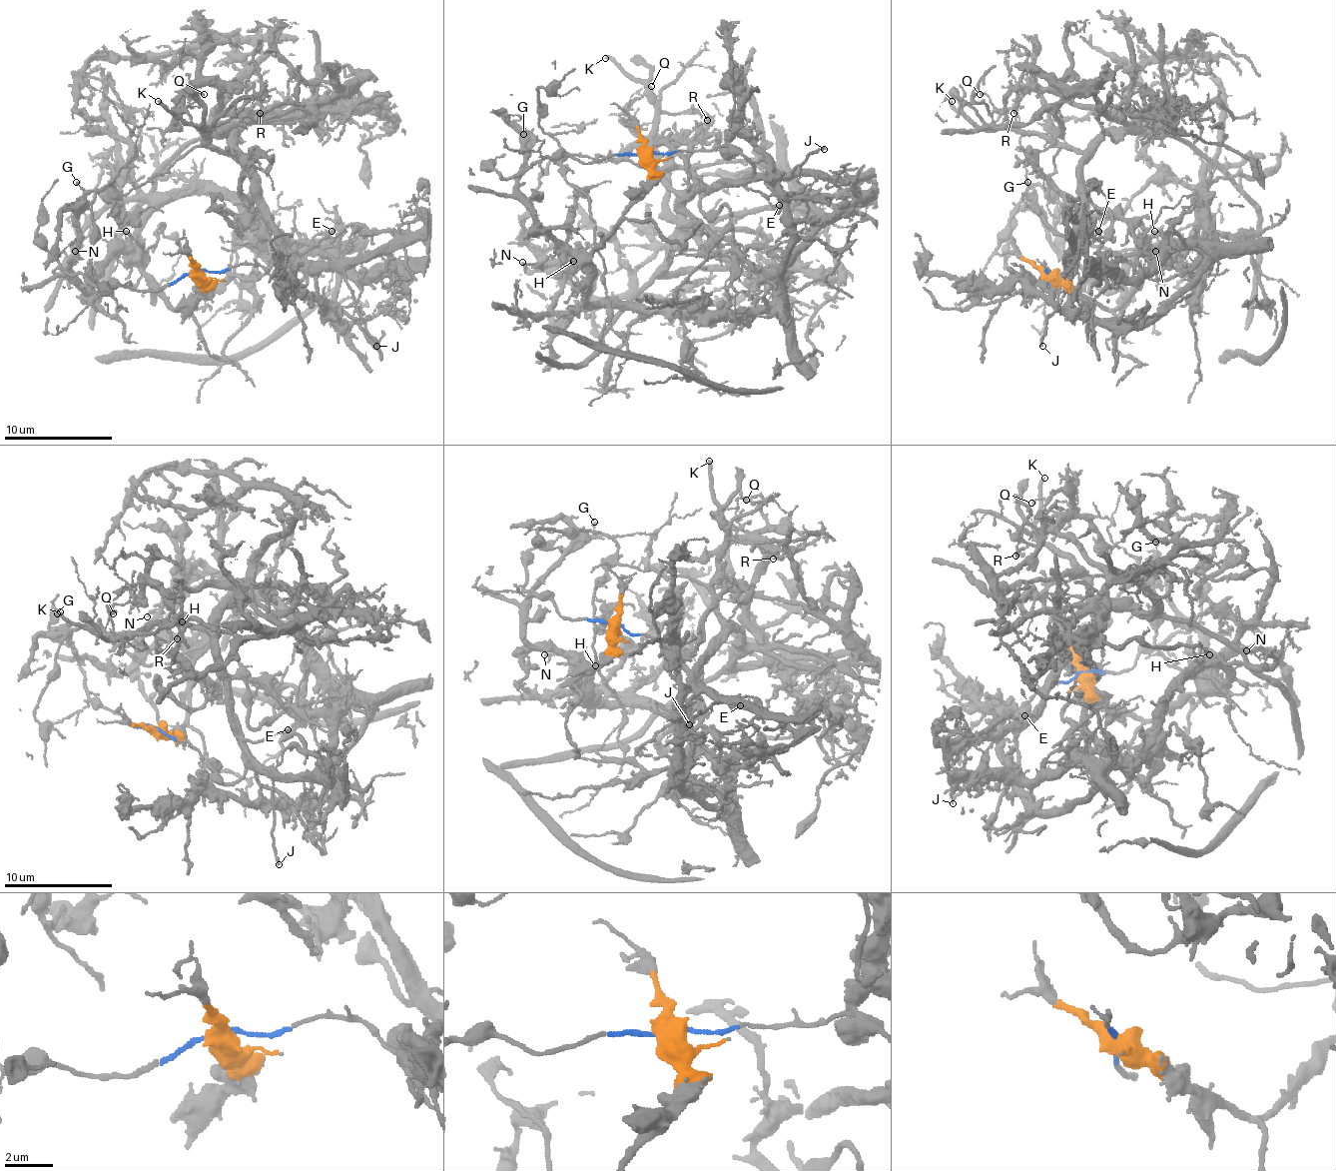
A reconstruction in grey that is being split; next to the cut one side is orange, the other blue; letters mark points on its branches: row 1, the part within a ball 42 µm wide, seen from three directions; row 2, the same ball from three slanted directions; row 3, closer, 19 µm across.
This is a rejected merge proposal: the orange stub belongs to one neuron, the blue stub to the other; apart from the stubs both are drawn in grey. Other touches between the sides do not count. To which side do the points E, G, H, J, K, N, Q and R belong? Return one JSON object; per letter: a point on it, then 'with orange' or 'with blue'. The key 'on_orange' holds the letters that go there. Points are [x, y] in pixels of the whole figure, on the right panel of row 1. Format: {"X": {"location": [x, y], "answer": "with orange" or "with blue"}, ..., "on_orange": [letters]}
{"E": {"location": [1098, 231], "answer": "with blue"}, "G": {"location": [1027, 182], "answer": "with orange"}, "H": {"location": [1154, 231], "answer": "with orange"}, "J": {"location": [1042, 346], "answer": "with blue"}, "K": {"location": [952, 101], "answer": "with blue"}, "N": {"location": [1155, 251], "answer": "with orange"}, "Q": {"location": [980, 94], "answer": "with blue"}, "R": {"location": [1013, 113], "answer": "with blue"}, "on_orange": ["G", "H", "N"]}

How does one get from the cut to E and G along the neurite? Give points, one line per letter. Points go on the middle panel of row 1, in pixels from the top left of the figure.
E: (645, 153), (734, 148), (753, 164), (753, 172), (742, 183), (777, 207), (780, 205)
G: (645, 153), (647, 180), (623, 221), (580, 259), (539, 224), (517, 188), (517, 172), (531, 142), (523, 134)

